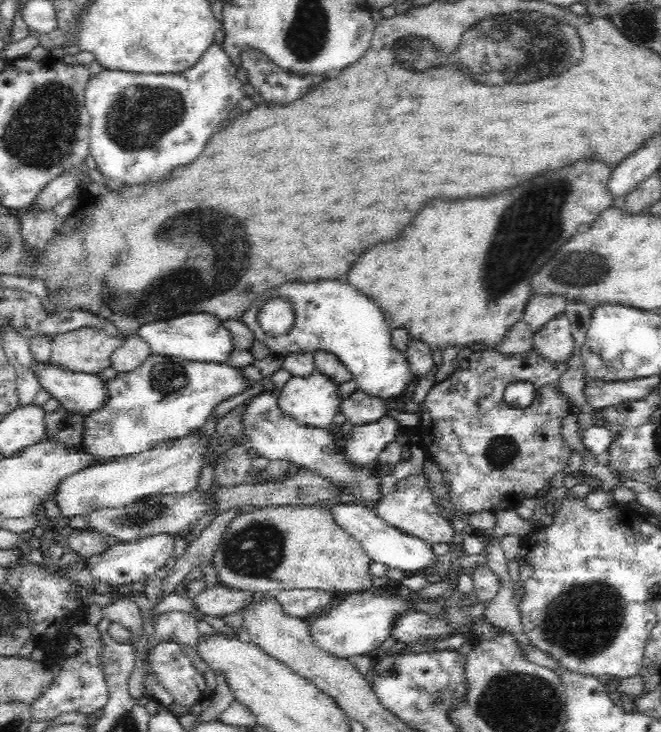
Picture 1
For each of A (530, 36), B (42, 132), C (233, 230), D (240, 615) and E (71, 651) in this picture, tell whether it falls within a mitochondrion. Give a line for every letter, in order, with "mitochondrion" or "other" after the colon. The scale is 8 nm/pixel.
A: mitochondrion
B: mitochondrion
C: mitochondrion
D: other
E: other

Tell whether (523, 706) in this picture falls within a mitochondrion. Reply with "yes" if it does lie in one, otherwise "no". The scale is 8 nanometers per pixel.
yes

